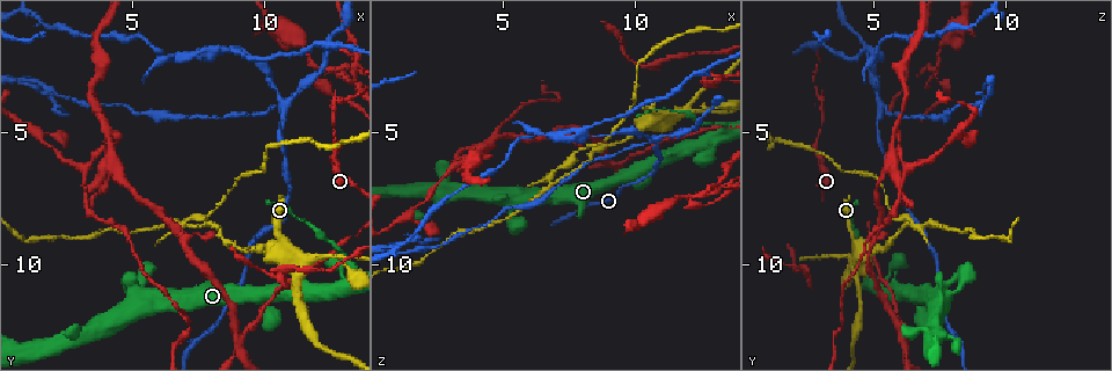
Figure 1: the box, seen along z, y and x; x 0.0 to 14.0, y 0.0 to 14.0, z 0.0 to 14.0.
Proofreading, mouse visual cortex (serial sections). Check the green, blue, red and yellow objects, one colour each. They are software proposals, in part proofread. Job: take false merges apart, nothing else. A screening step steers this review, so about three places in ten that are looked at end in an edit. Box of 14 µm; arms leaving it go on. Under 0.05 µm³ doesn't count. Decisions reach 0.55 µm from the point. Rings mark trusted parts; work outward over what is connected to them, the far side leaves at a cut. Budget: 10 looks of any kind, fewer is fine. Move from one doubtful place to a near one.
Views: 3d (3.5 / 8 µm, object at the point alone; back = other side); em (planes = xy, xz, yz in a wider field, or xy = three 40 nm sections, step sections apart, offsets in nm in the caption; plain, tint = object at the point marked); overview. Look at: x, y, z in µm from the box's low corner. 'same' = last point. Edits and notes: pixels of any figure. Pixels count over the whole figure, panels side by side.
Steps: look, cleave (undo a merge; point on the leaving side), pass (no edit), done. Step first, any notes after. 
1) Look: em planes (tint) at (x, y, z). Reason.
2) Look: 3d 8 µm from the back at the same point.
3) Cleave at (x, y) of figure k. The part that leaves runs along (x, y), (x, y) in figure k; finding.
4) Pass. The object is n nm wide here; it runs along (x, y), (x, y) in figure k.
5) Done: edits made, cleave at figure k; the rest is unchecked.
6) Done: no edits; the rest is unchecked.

Look: 3d 3.5 µm at (10.6, 9.3, 4.4). Three arms meet.

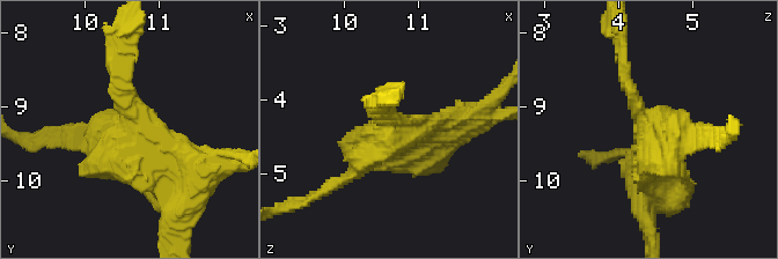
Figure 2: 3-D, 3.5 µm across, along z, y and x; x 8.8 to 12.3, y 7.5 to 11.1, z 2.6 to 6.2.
Look: em xy step 3 (plain) at (10.60, 9.35, 4.50). Shape alone is not enough.

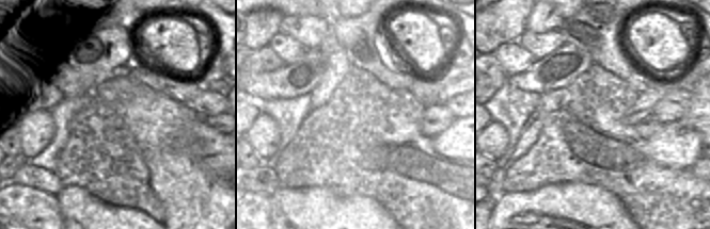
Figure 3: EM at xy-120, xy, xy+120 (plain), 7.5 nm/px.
Look: em xy step 3 (tint) at the same point.

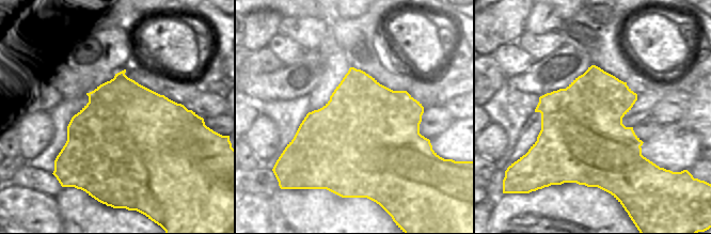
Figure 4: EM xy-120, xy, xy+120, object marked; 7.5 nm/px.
Cleave at (679, 121) of figure 2. A second cell is stuck on.

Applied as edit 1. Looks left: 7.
Look: overview.

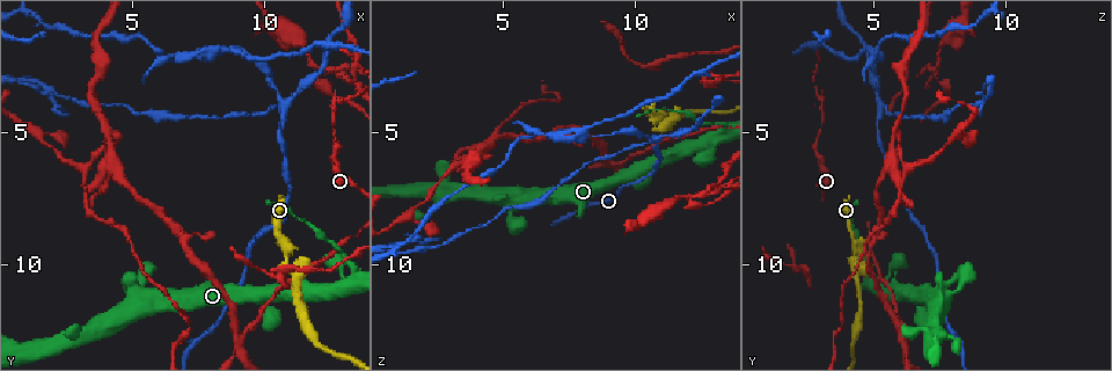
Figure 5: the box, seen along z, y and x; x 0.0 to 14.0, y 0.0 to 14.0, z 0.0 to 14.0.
Look: 3d 3.5 µm at (12.6, 3.8, 3.1). Sharp bend.

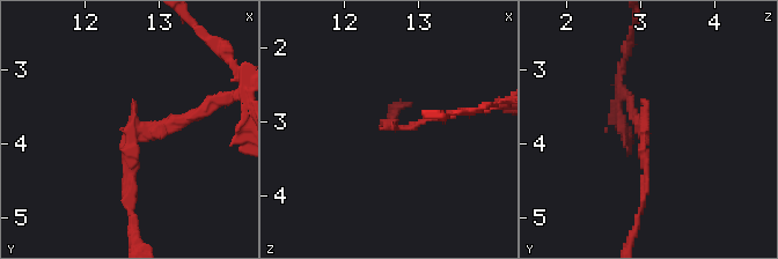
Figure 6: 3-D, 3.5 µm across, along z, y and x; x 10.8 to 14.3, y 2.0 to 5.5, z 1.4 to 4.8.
Look: em xy step 1 (tint) at (12.70, 3.90, 3.10). The arms are 100, 100 nm wide; need the tissue.

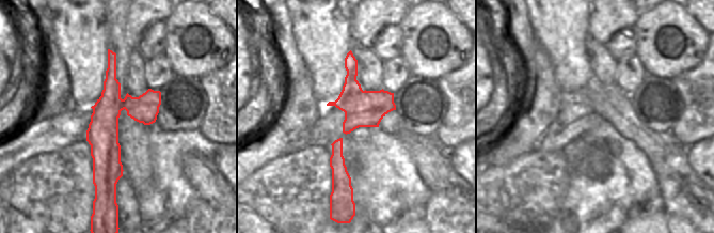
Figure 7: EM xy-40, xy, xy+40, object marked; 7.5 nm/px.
Cleave at (176, 126) of figure 6. The part that leaves runs along (140, 131), (190, 119), (229, 91) in figure 6; two cells meet here.

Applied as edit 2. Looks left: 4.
Look: overview.

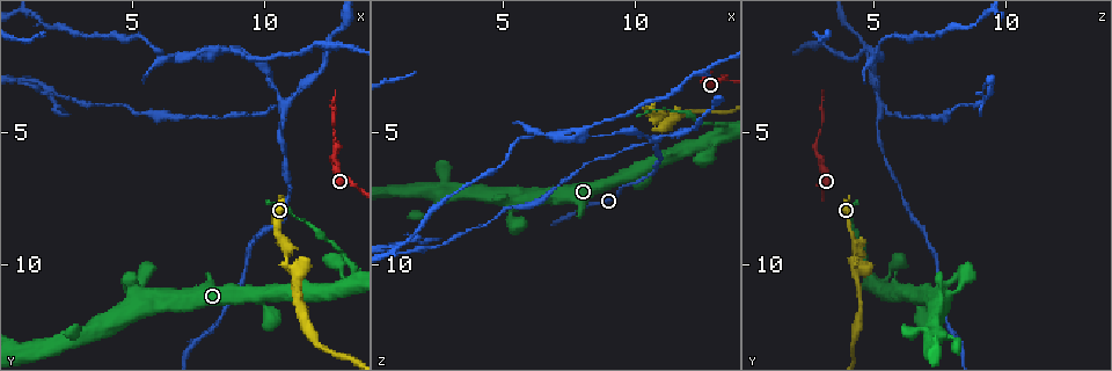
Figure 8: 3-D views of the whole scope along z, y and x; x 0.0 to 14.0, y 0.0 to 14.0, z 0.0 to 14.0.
Look: 3d 8 µm from the back at (10.7, 4.0, 5.3). Looks like a crossing.

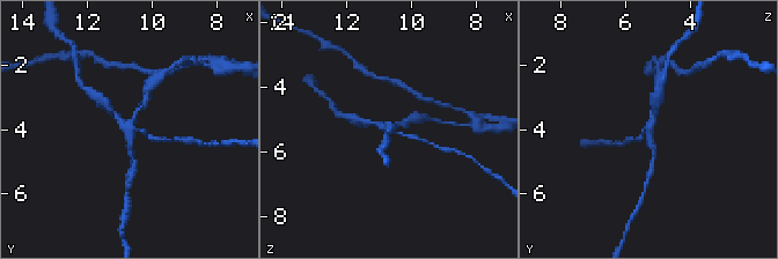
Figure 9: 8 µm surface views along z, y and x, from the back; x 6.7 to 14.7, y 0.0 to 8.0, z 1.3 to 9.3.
Look: 3d 3.5 µm at (10.6, 4.0, 5.3).

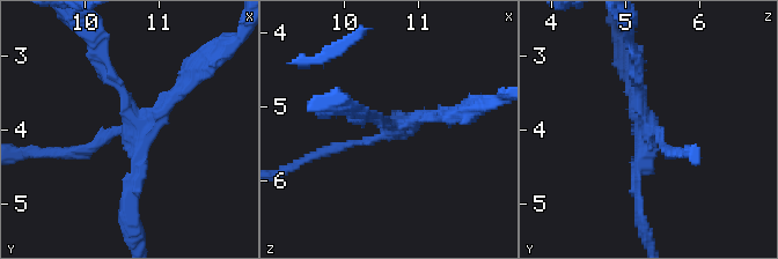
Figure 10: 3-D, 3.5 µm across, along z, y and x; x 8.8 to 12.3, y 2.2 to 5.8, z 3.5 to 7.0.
Look: em xy step 3 (tint) at (10.70, 3.95, 5.30). 4 arms meet here; the arms are 100, 150, 150, 150 nm wide; now the EM.

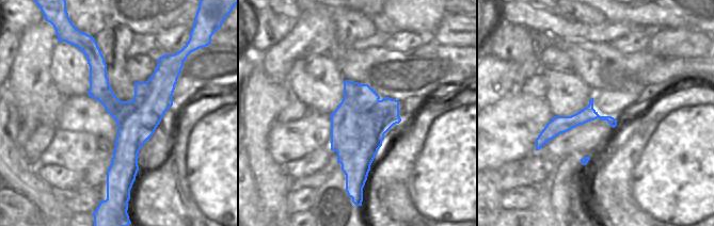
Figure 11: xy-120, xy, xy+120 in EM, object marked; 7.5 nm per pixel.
Cleave at (86, 152) of figure 10. The part that leaves runs along (136, 126), (93, 30) in figure 10; two cells meet here.

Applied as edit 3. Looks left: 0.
Done: edits made, cleave at figure 2, cleave at figure 6, cleave at figure 10; the rest is unchecked.

